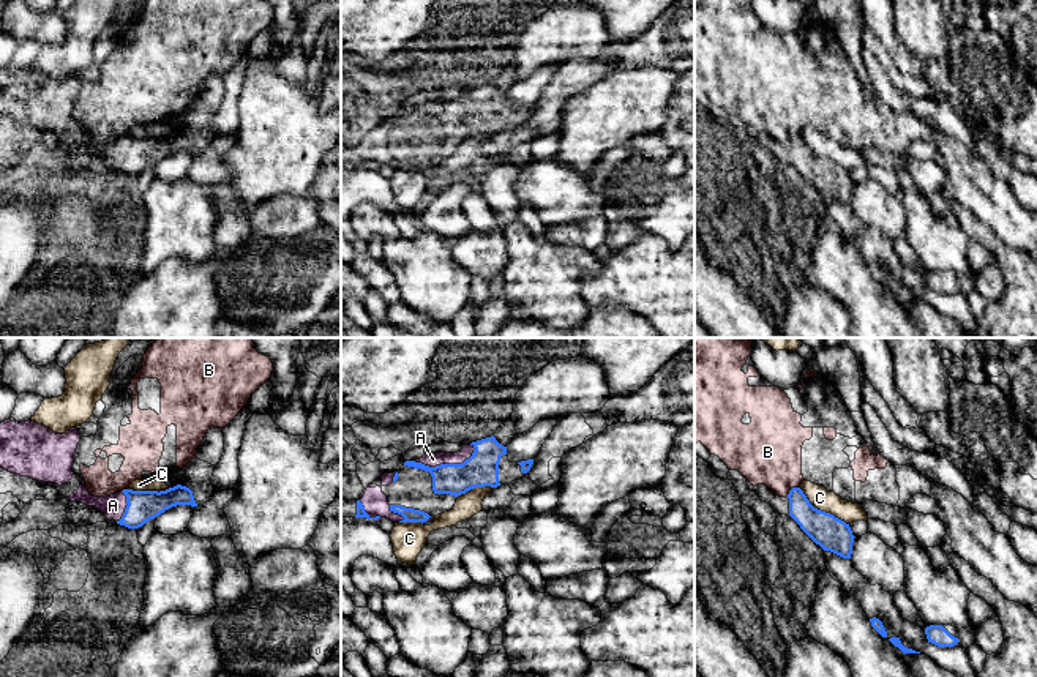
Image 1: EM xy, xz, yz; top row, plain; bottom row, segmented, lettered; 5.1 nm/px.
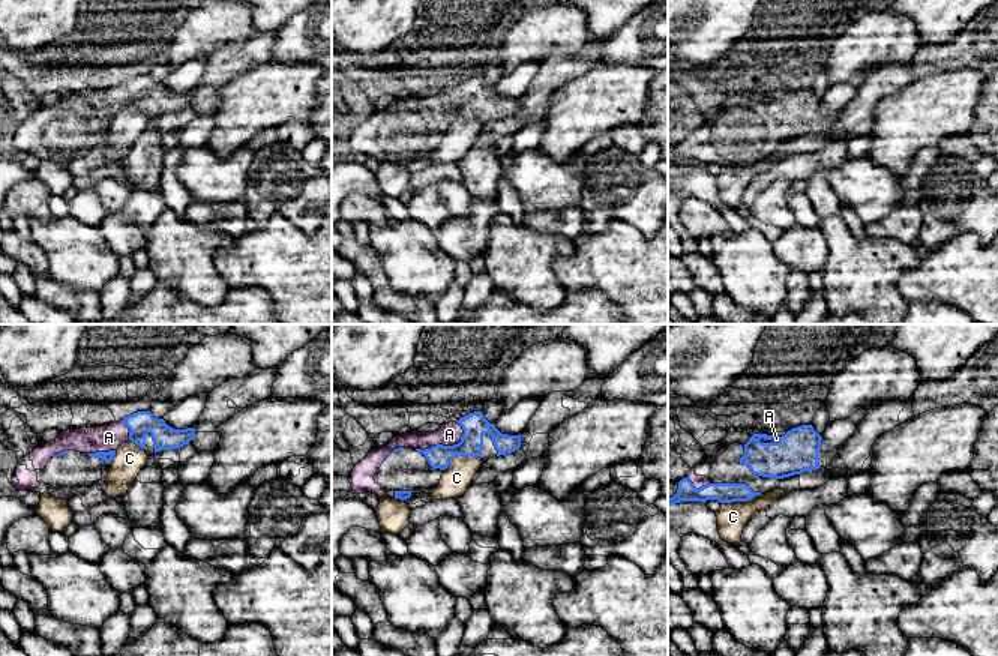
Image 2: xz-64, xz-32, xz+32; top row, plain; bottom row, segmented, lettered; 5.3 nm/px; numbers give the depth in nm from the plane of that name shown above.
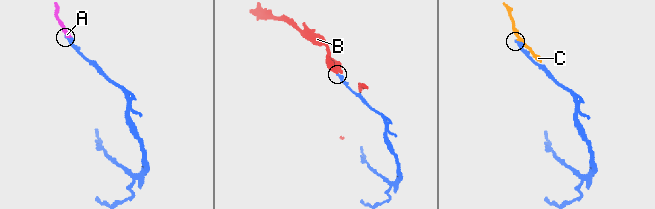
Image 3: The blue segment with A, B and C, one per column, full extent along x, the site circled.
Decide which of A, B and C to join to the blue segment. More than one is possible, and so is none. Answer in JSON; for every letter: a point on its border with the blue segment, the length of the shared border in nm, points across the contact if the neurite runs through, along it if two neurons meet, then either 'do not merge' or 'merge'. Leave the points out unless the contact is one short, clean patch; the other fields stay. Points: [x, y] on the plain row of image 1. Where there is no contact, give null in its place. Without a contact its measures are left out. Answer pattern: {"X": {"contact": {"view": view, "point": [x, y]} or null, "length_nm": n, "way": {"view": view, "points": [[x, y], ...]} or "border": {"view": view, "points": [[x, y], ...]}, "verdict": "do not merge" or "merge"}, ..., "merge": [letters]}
{"A": {"contact": {"view": "xz", "point": [445, 111]}, "length_nm": 320, "verdict": "merge"}, "B": {"contact": {"view": "yz", "point": [791, 136]}, "length_nm": 90, "border": {"view": "yz", "points": [[799, 133], [794, 133], [786, 142]]}, "verdict": "do not merge"}, "C": {"contact": {"view": "yz", "point": [823, 158]}, "length_nm": 320, "verdict": "do not merge"}, "merge": ["A"]}

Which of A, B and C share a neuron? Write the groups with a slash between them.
A / B / C

